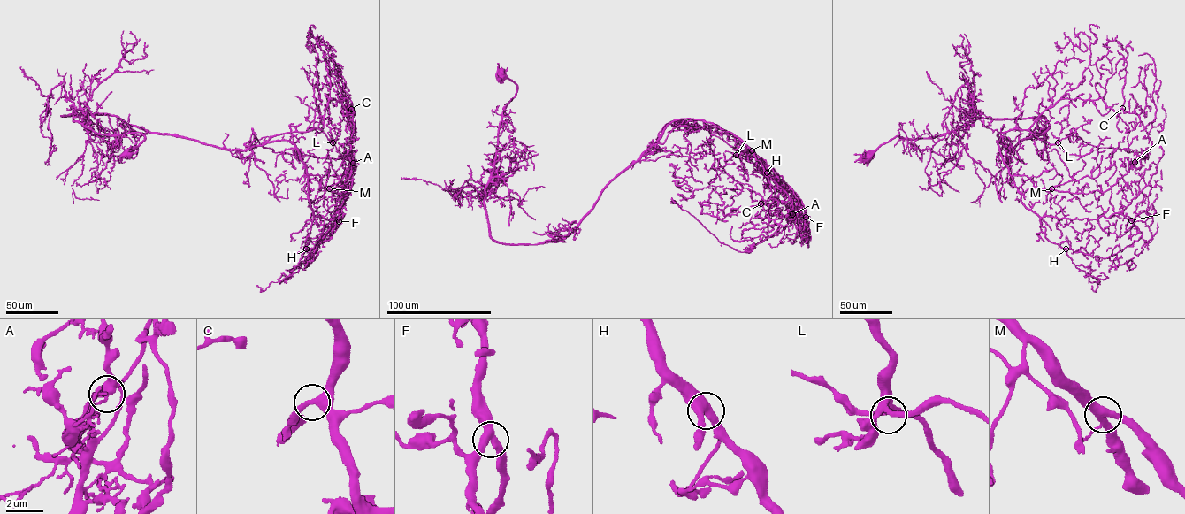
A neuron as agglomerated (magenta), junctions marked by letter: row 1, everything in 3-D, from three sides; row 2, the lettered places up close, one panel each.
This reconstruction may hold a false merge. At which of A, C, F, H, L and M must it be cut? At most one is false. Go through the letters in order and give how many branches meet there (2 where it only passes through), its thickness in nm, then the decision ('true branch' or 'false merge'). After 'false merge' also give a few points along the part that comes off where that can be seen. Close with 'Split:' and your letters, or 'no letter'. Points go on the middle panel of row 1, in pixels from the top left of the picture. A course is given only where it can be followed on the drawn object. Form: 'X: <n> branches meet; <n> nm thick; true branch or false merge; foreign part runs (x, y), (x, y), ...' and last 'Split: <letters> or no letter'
A: 3 branches meet; 360 nm thick; false merge; foreign part runs (792, 214), (786, 225), (751, 249), (740, 252), (721, 242), (675, 203)
C: 3 branches meet; 320 nm thick; true branch
F: 3 branches meet; 420 nm thick; true branch
H: 3 branches meet; 480 nm thick; true branch
L: 3 branches meet; 320 nm thick; true branch
M: 3 branches meet; 440 nm thick; true branch
Split: A

